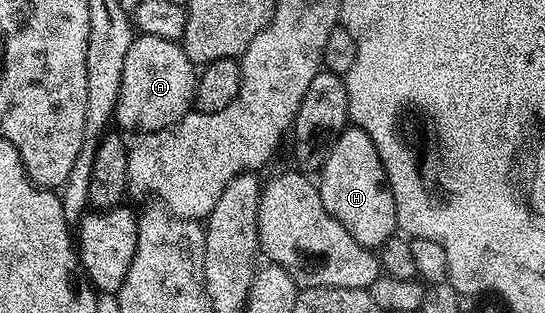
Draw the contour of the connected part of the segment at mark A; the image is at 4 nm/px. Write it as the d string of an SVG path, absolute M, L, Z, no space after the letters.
M139 35L133 45L129 45L129 53L125 53L114 122L120 123L127 131L138 133L172 127L182 115L192 110L196 78L196 64L189 61L179 43L165 41L161 37Z

